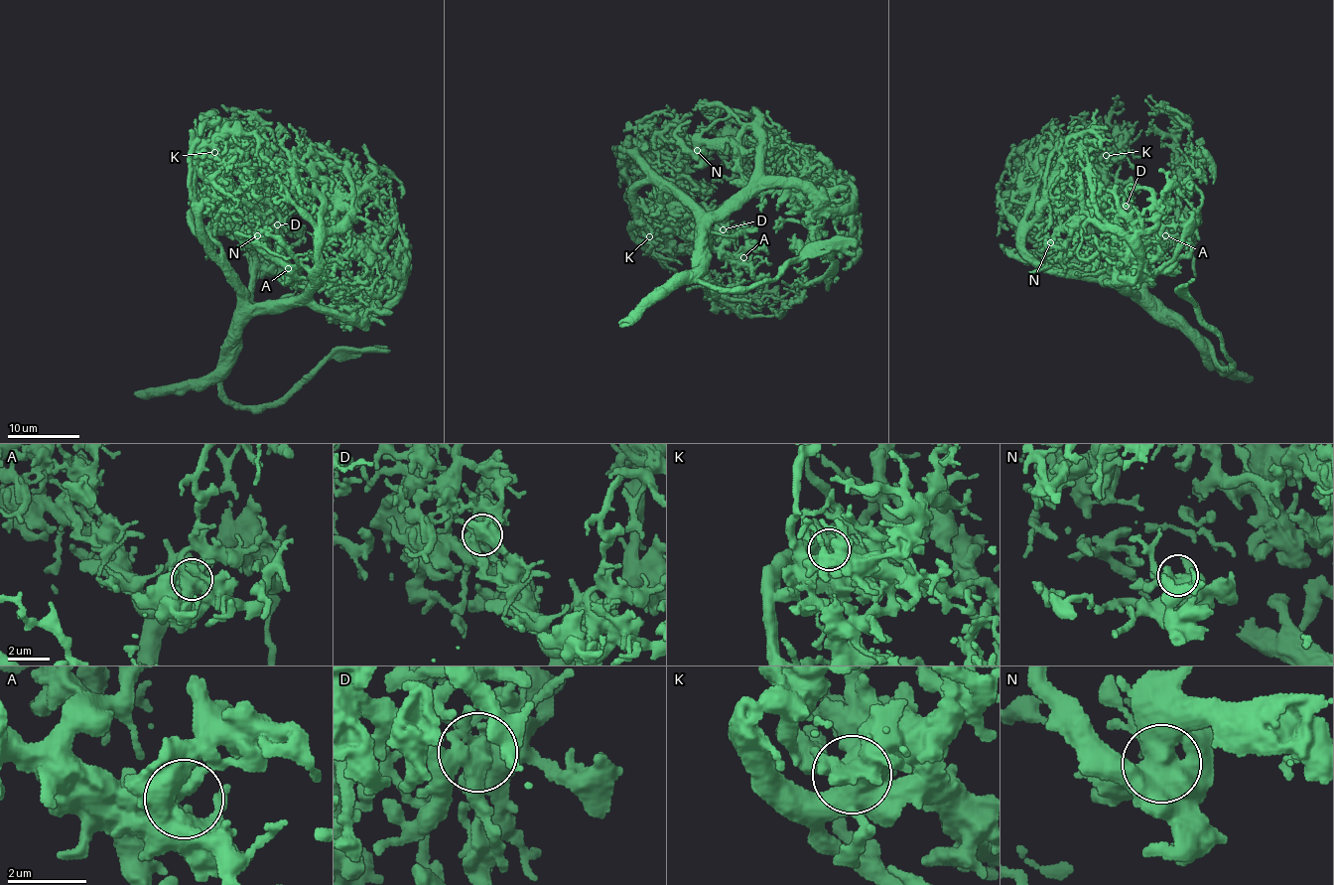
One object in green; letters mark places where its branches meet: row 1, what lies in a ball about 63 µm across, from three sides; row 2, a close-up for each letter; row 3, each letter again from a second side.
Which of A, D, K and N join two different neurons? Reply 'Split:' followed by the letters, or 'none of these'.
Split: none of these

